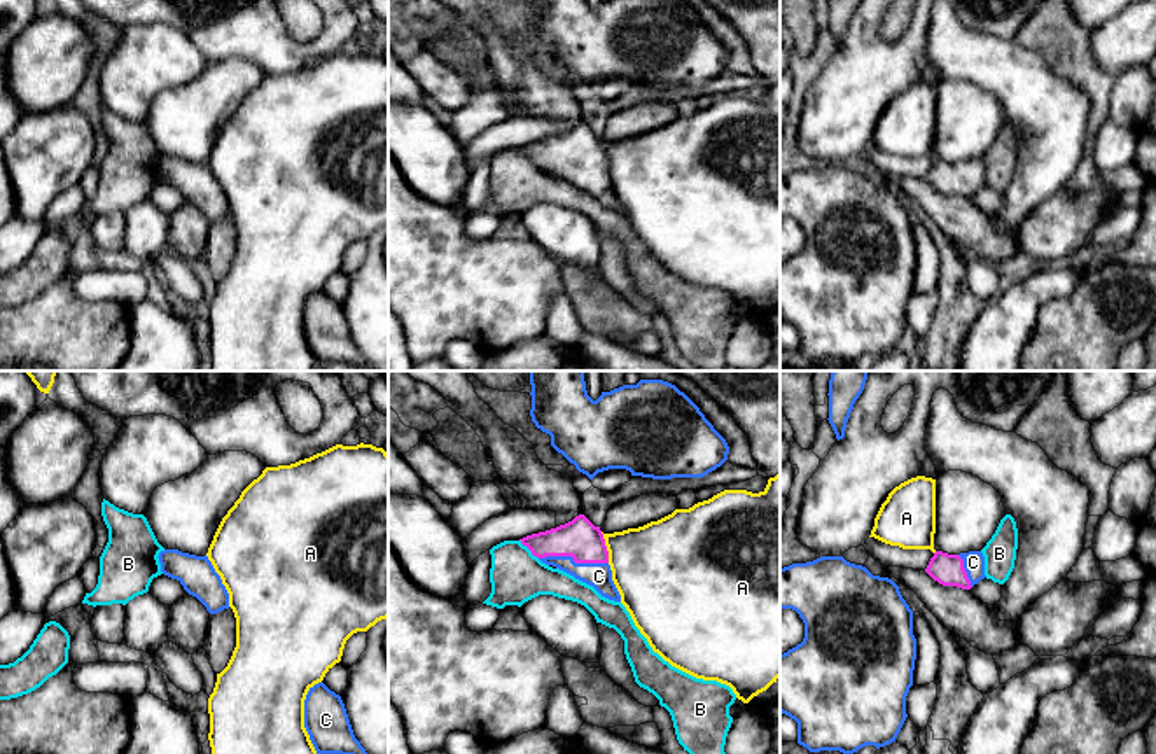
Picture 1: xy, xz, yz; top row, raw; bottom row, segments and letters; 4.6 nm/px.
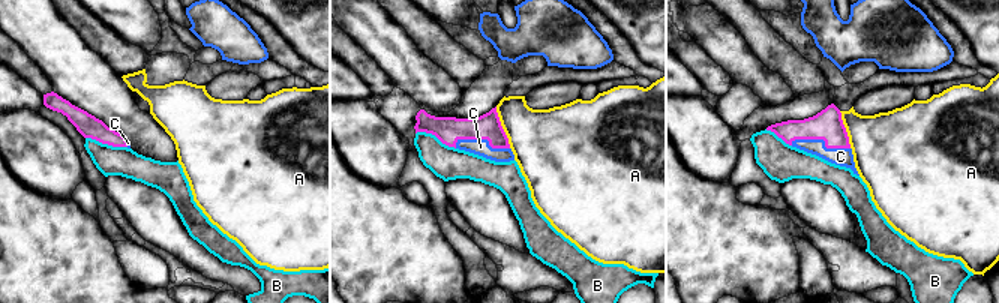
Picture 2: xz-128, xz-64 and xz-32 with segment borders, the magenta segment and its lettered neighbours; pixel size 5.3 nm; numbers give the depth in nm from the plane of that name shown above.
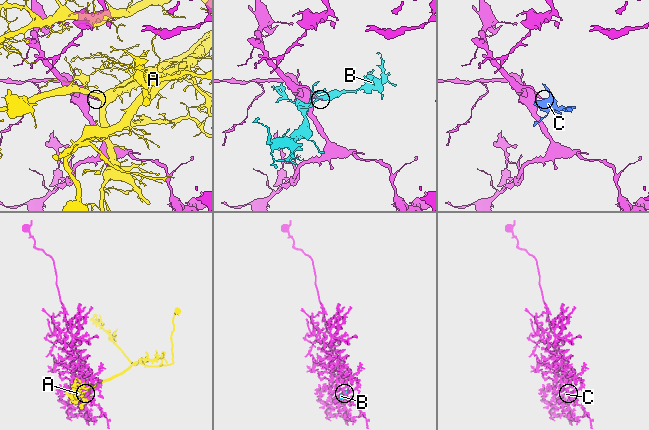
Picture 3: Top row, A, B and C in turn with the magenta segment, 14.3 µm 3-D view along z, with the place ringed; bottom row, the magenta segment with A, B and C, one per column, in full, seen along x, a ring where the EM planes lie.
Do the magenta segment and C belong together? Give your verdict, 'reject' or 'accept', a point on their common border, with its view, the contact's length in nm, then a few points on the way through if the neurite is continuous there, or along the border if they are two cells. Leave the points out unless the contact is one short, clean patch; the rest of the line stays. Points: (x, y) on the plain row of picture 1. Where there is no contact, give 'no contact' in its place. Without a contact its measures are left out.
accept; contact xz (574, 168); length 320 nm; way xz (583, 149), (574, 168), (584, 170), (598, 184)

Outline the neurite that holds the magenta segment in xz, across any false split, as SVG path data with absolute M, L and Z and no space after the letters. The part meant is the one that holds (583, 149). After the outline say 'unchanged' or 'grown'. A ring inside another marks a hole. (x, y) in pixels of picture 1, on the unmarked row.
M584 122L519 149L542 171L553 173L593 194L609 208L621 210L621 203L612 189L603 142Z; grown

